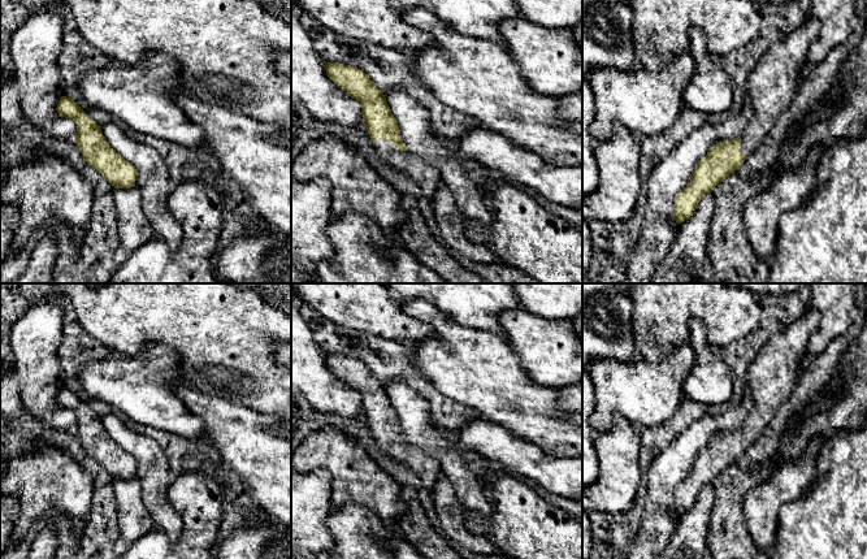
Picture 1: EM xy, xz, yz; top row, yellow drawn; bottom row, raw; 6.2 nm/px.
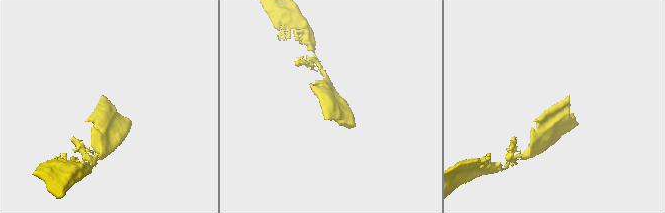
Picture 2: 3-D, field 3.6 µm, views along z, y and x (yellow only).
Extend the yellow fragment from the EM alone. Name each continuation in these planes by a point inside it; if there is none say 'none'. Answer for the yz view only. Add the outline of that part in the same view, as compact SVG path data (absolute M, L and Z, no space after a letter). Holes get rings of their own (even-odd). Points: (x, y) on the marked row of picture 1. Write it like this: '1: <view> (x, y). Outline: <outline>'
1: yz (776, 79). Outline: M806 20L801 26L790 31L781 42L767 48L749 75L745 95L753 105L753 117L749 121L742 135L738 136L741 152L749 156L766 139L775 126L779 116L790 107L792 101L801 91L805 70L805 60L809 47L816 40L819 34L819 21Z

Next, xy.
none

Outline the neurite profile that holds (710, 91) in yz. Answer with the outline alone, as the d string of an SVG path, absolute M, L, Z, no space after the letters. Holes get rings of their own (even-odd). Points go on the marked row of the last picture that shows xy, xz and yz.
M702 29L689 31L689 55L695 72L684 90L684 103L705 114L719 114L733 105L733 79L707 47Z

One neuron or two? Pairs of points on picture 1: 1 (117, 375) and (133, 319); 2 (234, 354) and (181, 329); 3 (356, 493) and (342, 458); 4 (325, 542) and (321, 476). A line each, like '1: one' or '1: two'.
1: two
2: one
3: one
4: one

